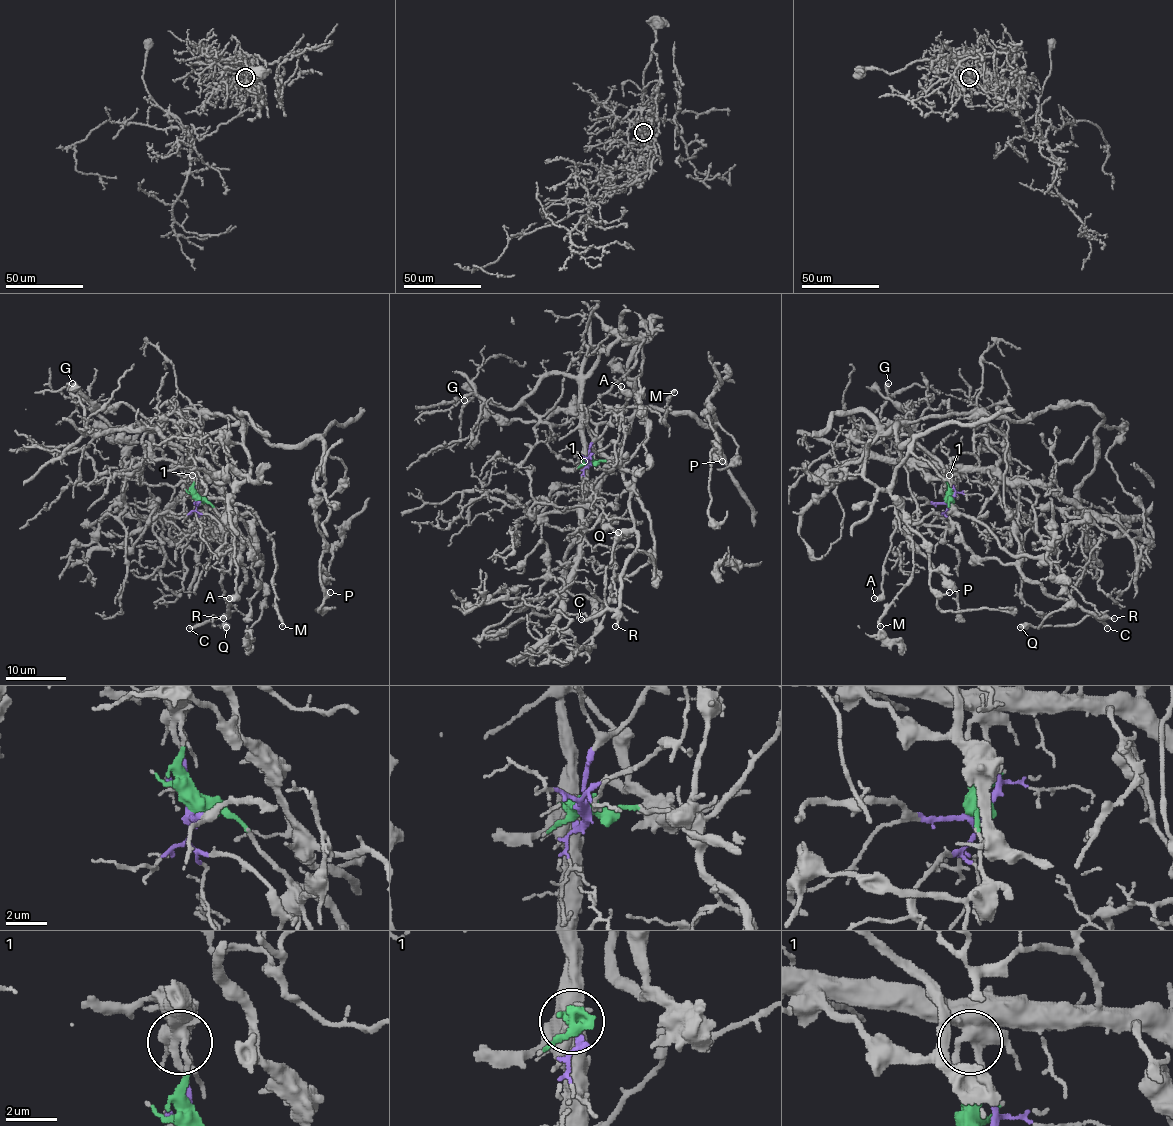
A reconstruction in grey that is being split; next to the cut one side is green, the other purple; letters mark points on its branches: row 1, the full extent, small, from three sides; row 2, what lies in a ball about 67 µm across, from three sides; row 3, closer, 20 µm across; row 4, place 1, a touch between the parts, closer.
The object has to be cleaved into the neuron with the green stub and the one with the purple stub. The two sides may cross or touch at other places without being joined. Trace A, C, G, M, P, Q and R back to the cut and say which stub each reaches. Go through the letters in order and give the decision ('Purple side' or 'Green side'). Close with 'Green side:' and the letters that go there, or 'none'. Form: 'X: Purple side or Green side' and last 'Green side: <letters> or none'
A: Green side
C: Green side
G: Purple side
M: Purple side
P: Purple side
Q: Green side
R: Green side
Green side: A, C, Q, R

